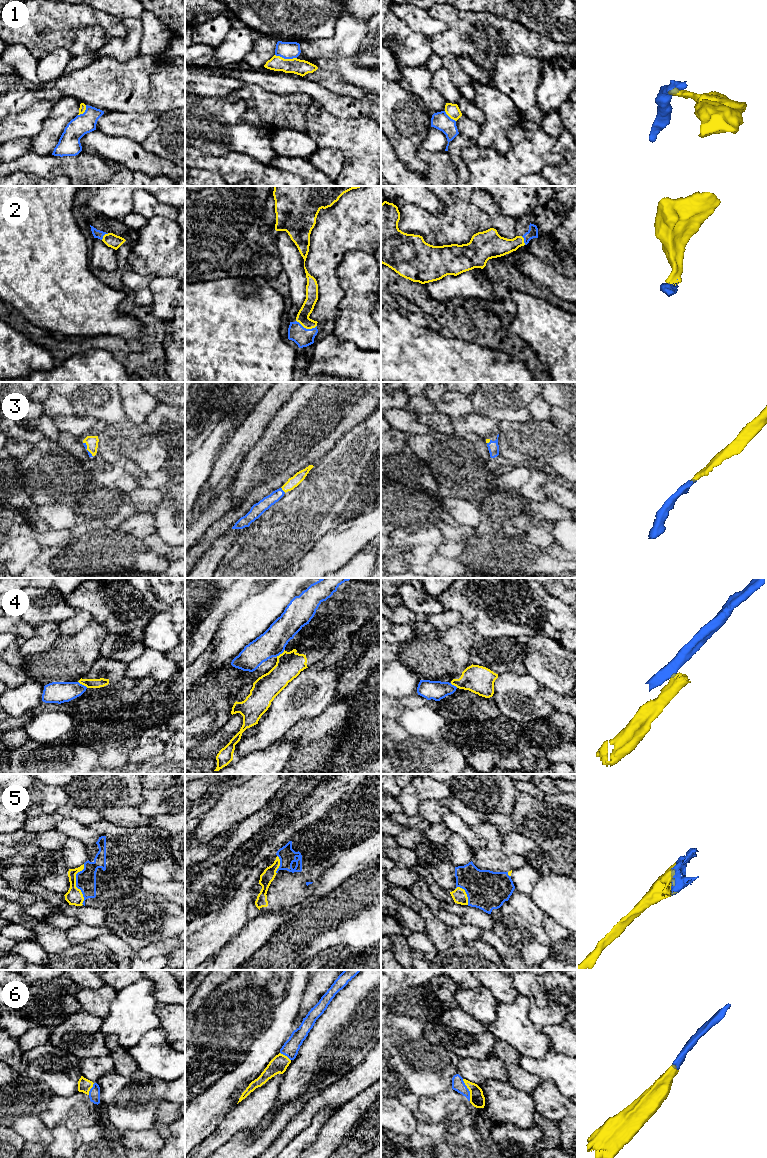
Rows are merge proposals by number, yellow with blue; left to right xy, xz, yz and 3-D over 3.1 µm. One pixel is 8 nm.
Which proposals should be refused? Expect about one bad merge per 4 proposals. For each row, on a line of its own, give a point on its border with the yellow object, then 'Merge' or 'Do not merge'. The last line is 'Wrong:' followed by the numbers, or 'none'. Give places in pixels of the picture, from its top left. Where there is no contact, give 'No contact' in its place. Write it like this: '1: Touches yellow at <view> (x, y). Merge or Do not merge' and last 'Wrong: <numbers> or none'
1: Touches yellow at xz (286, 59). Merge
2: Touches yellow at xz (306, 328). Merge
3: Touches yellow at xz (283, 490). Merge
4: Touches yellow at xy (83, 684). Do not merge
5: Touches yellow at xy (75, 884). Merge
6: Touches yellow at yz (469, 1090). Merge
Wrong: 4

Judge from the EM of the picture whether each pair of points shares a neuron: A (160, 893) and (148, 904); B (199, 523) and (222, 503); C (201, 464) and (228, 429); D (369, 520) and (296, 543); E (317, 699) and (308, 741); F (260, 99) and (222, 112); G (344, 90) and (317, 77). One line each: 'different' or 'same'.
A: different
B: same
C: same
D: different
E: different
F: different
G: same

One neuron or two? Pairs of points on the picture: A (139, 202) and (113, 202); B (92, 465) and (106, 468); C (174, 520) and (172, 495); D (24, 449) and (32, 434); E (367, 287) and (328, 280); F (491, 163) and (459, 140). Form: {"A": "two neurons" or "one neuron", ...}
{"A": "two neurons", "B": "one neuron", "C": "one neuron", "D": "two neurons", "E": "two neurons", "F": "two neurons"}

